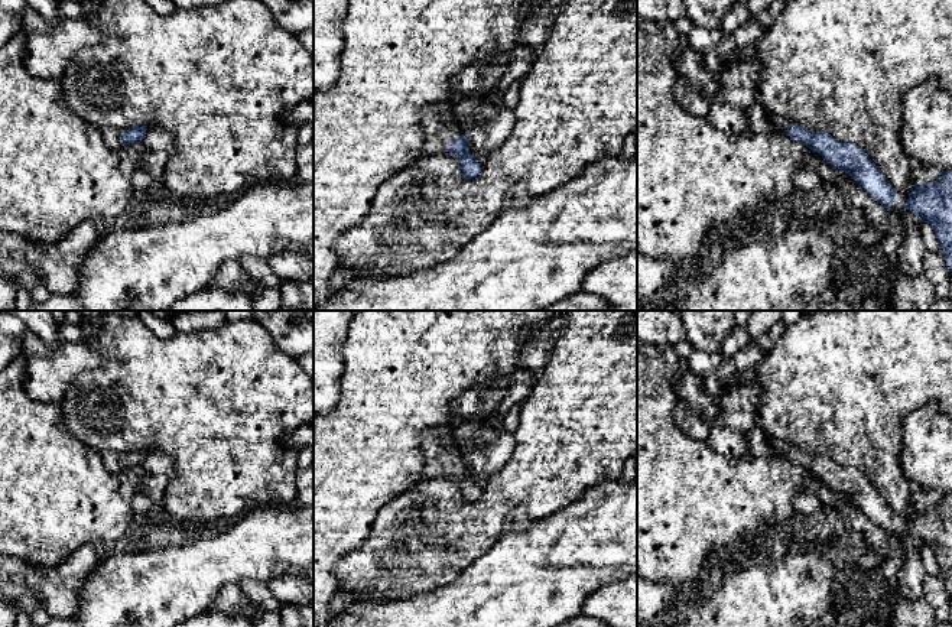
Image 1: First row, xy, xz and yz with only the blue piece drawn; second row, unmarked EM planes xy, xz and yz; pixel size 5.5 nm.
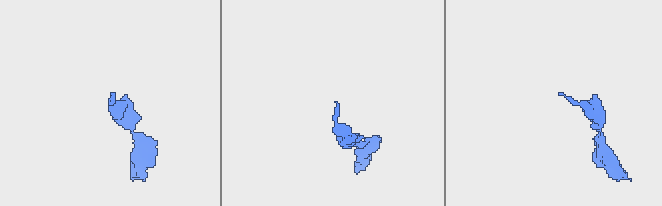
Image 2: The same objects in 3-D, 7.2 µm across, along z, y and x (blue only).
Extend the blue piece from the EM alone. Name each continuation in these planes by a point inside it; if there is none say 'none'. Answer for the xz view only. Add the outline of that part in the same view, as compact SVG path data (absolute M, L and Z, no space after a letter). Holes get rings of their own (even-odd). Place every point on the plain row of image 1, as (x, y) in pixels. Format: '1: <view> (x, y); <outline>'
1: xz (439, 451); M449 426L428 429L422 435L423 475L436 478L446 475L448 467L464 458L464 451L451 438Z

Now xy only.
1: xy (111, 460); M104 449L100 452L104 465L111 470L111 471L117 471L120 468L120 462L123 461L123 454L114 452L114 451L108 451Z

